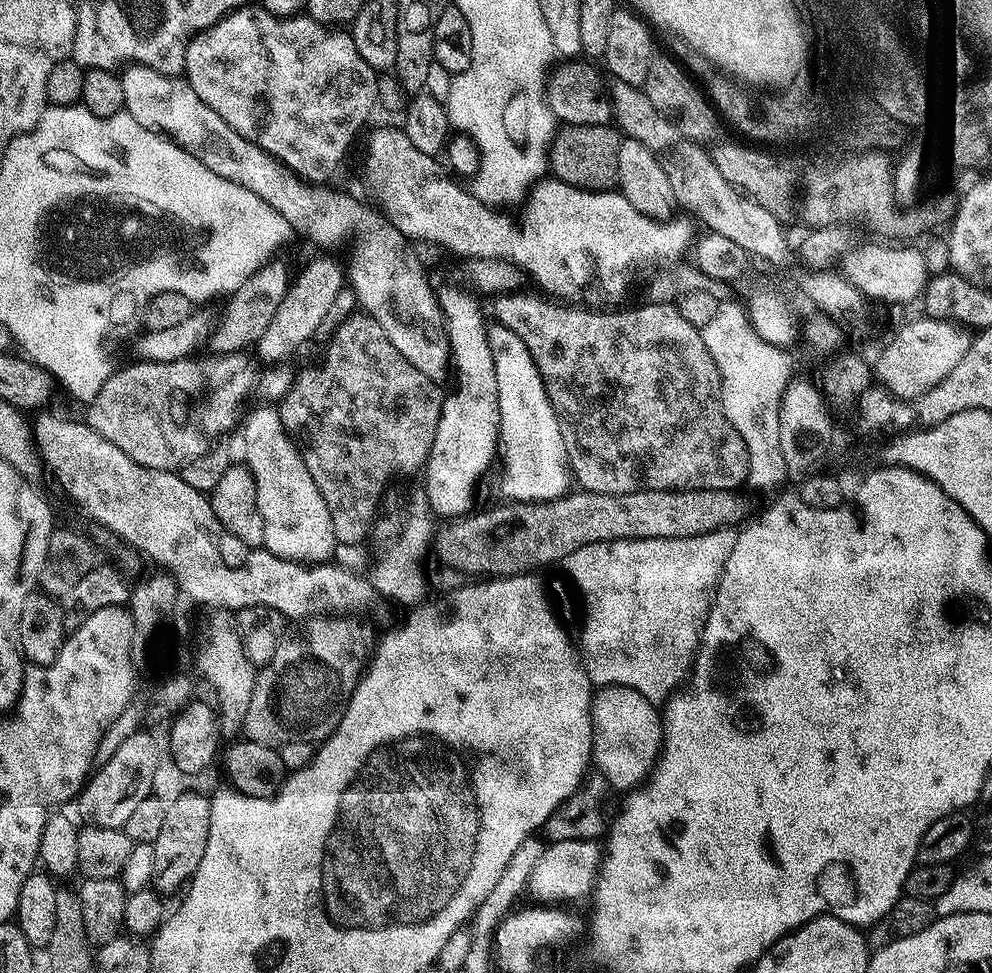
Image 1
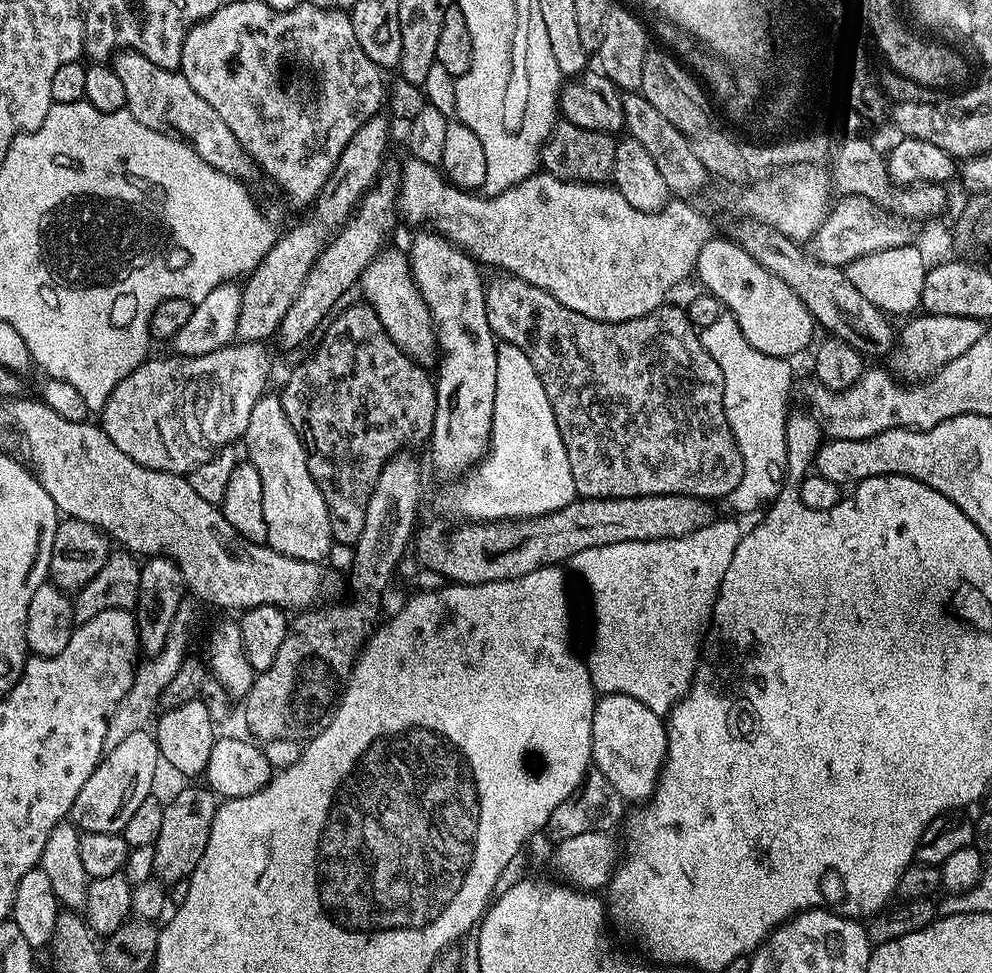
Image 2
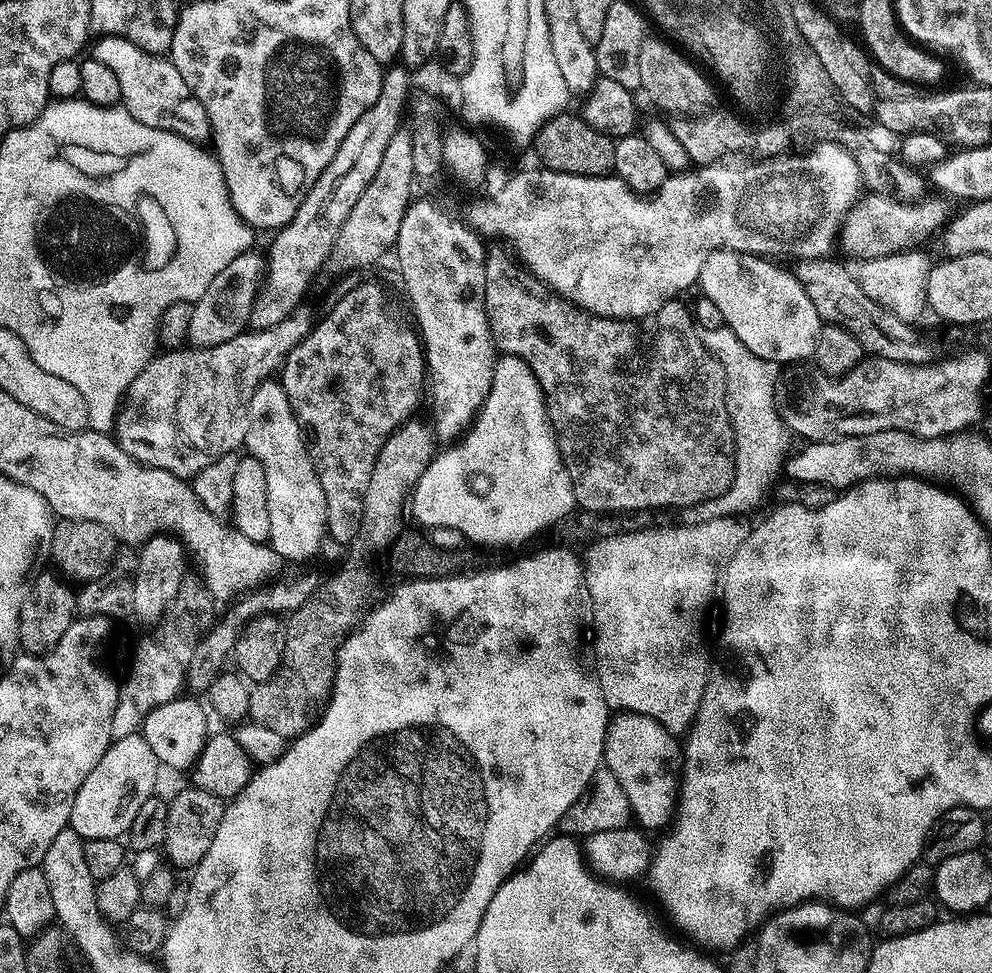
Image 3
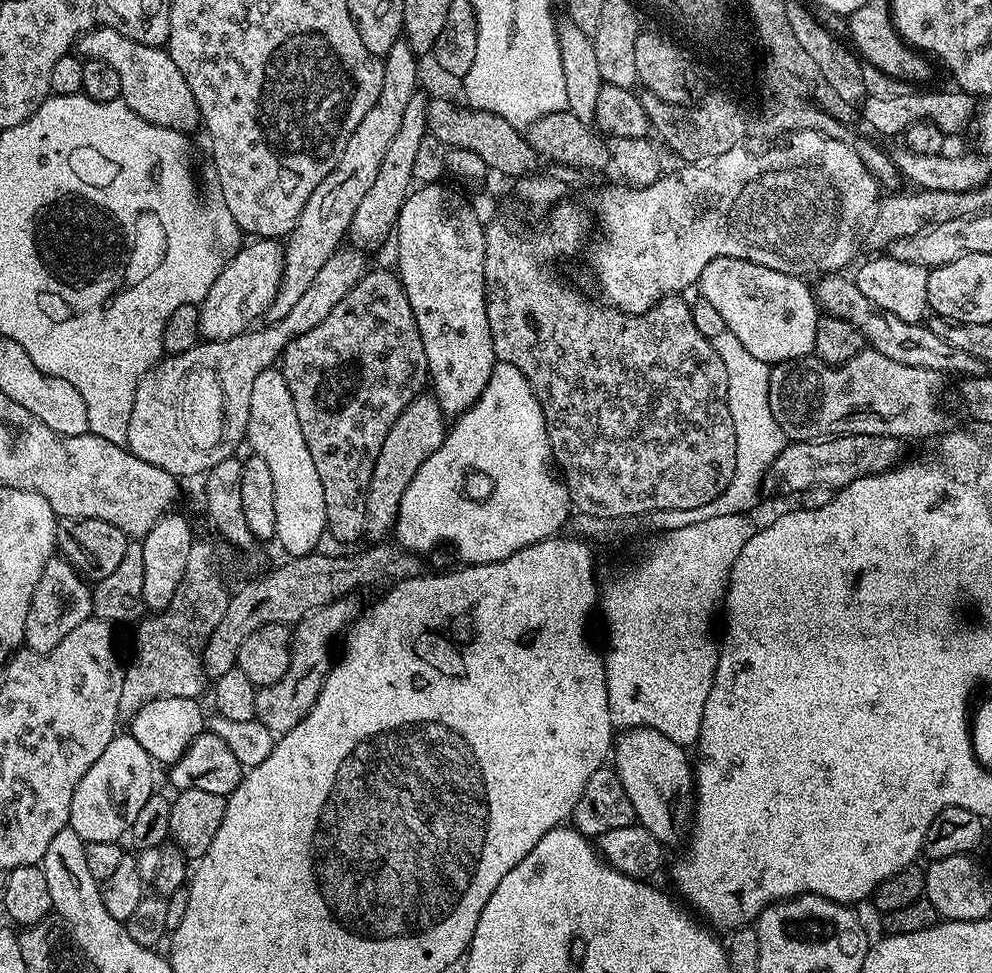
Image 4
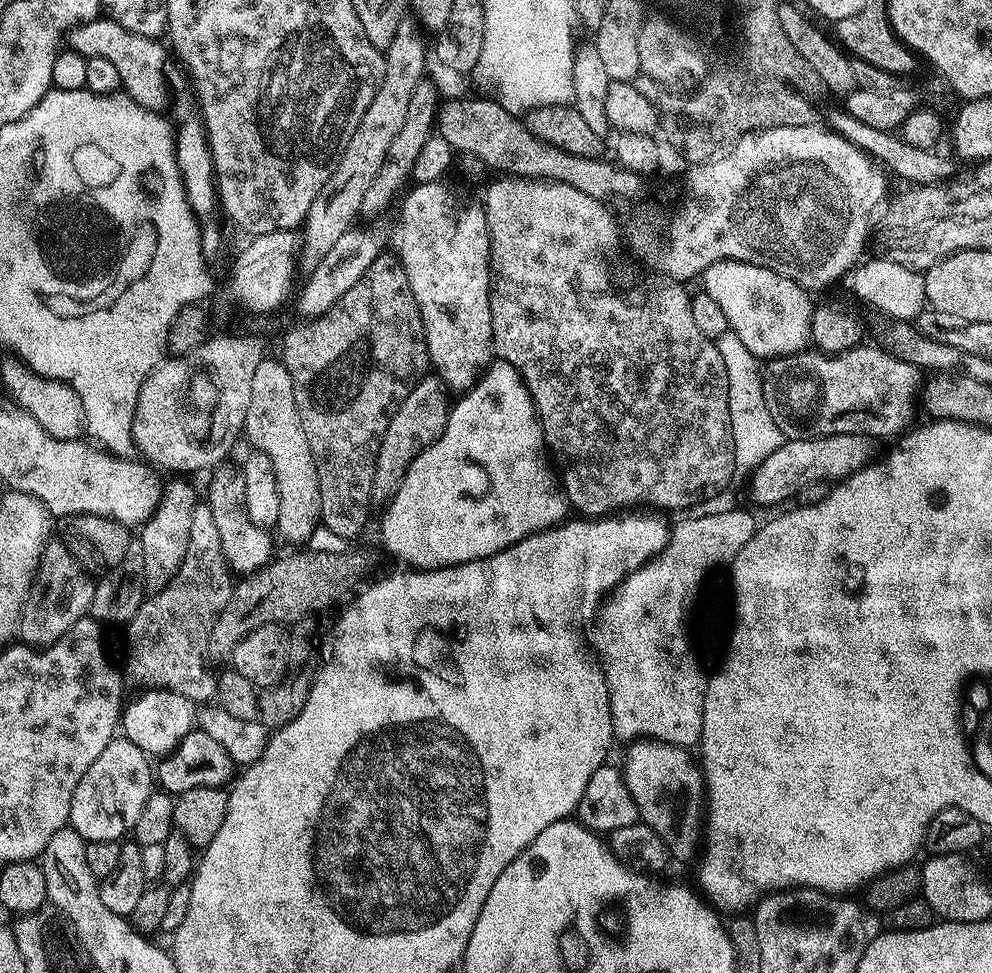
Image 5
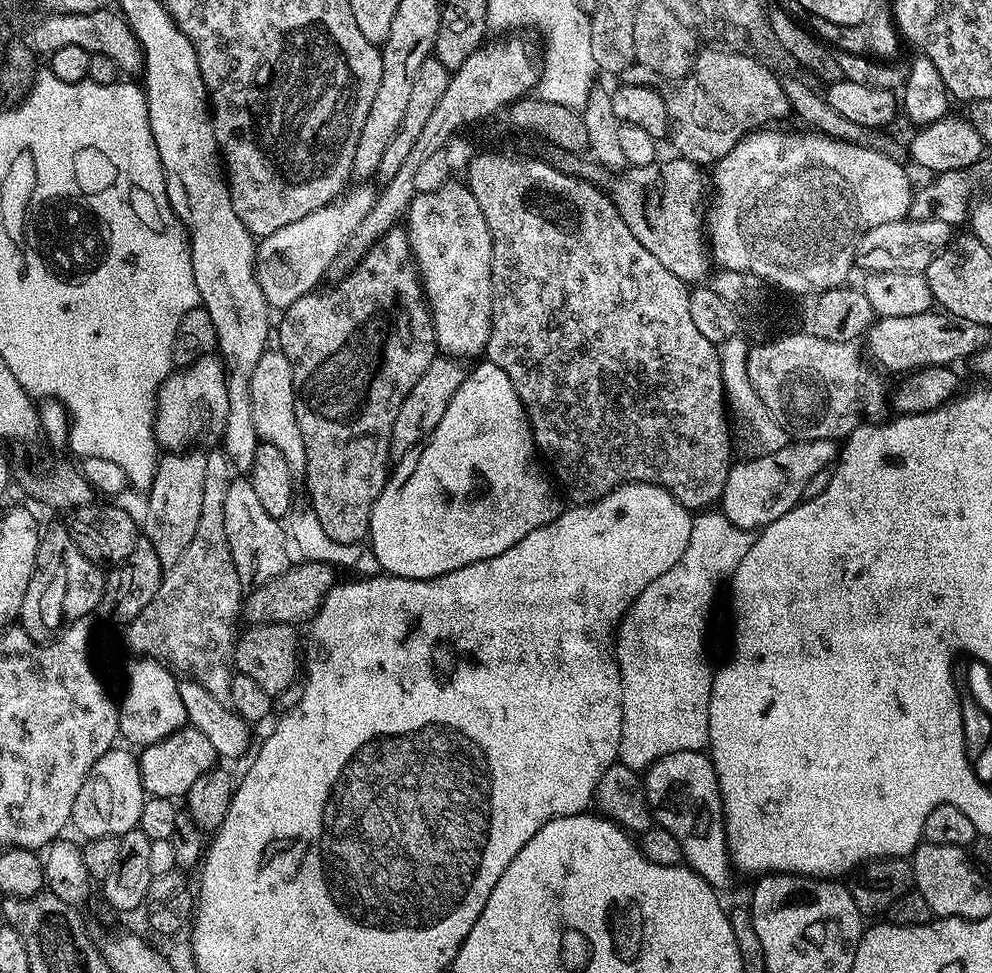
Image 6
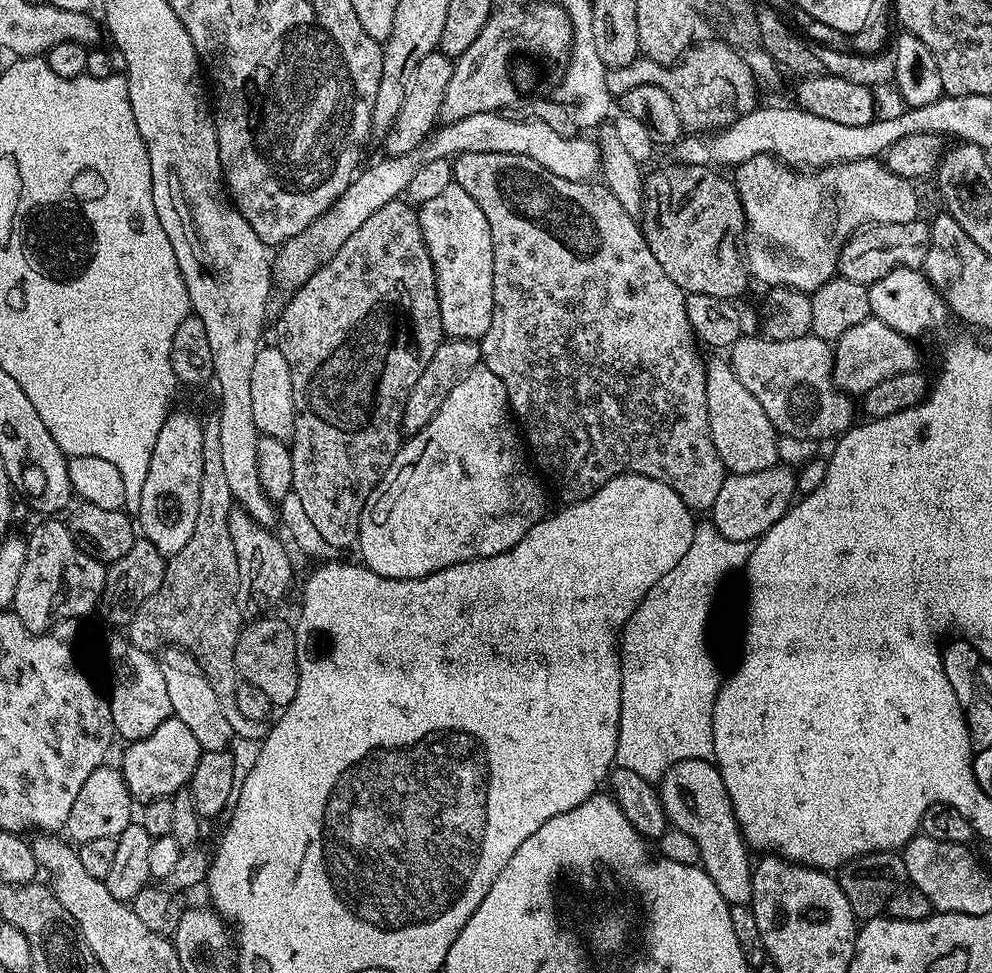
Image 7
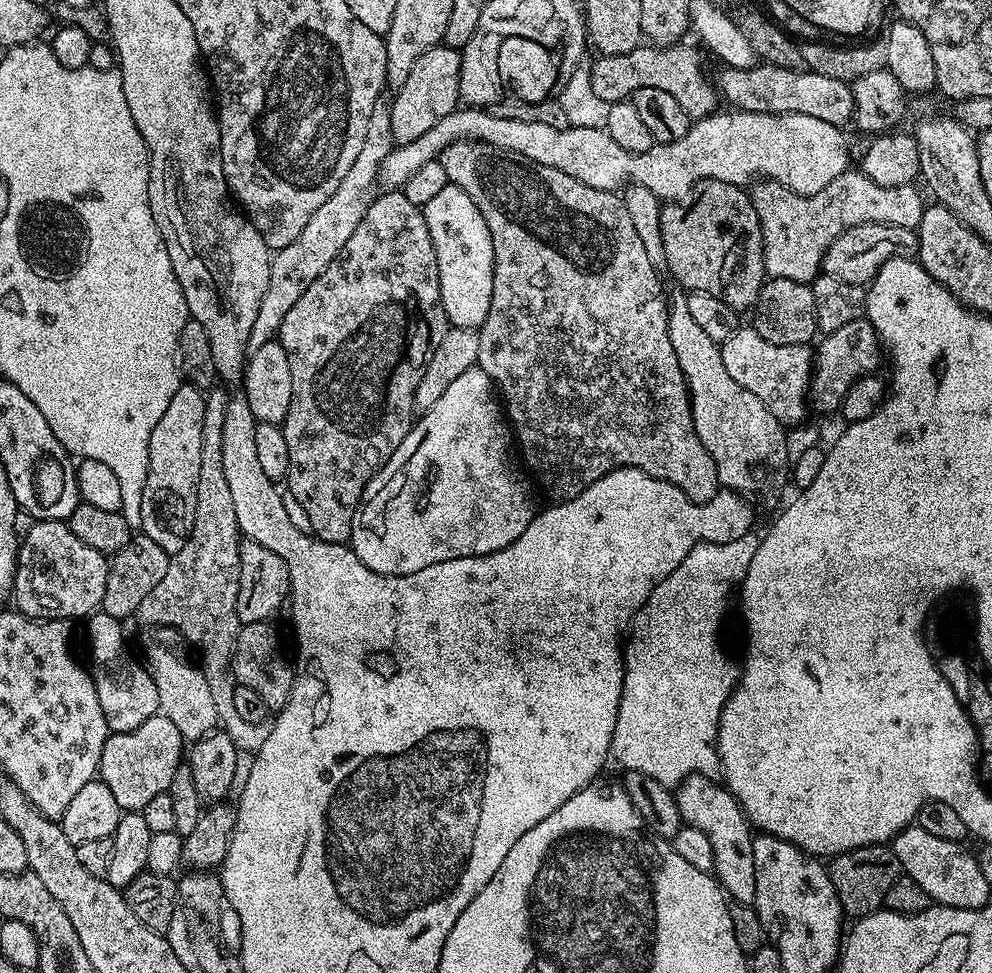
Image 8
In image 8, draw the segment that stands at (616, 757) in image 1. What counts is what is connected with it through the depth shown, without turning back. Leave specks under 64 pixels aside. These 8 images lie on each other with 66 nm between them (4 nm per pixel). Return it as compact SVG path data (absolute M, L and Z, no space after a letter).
M688 776L674 790L678 814L689 828L702 830L714 849L714 875L721 888L735 903L755 905L753 829L740 803L723 783L711 776Z

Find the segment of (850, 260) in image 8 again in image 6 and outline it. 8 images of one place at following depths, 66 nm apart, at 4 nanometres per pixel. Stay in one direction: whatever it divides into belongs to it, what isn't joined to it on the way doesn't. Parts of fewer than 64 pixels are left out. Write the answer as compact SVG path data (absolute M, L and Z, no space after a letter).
M911 218L884 222L870 227L856 244L855 265L868 274L877 272L908 272L922 274L942 248L952 238L952 226L937 219L914 220Z

